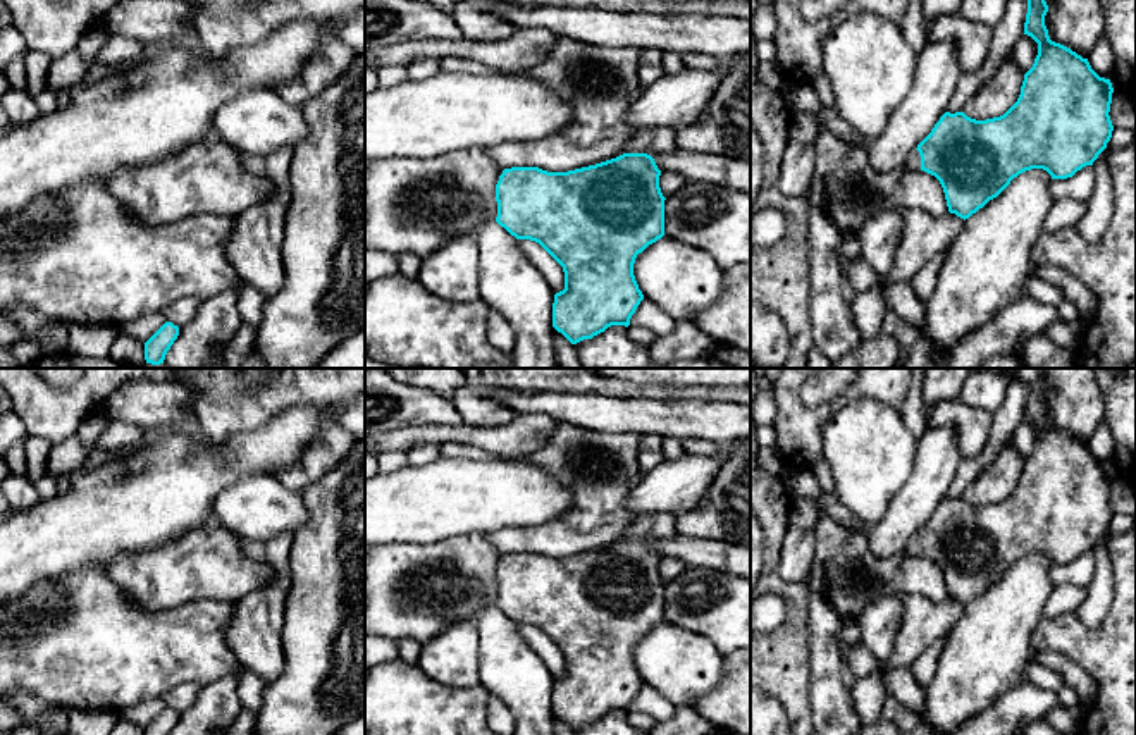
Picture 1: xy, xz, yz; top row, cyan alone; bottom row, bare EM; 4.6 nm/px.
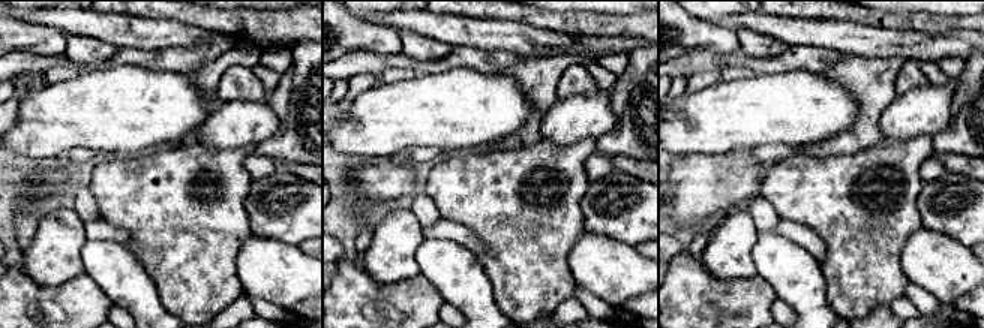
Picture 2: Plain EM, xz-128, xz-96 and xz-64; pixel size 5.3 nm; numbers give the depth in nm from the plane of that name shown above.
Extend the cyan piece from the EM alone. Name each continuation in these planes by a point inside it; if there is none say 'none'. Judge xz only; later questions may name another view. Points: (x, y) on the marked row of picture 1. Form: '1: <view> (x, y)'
1: xz (654, 142)

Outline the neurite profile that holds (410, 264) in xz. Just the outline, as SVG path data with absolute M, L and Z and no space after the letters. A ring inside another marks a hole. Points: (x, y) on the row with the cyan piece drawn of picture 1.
M403 253L403 255L398 255L398 260L399 260L399 272L404 277L417 279L423 258L413 253Z

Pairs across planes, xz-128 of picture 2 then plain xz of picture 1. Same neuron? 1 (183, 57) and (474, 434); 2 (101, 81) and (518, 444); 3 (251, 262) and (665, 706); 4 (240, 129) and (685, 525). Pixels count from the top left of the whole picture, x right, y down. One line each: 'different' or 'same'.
1: same
2: different
3: different
4: different

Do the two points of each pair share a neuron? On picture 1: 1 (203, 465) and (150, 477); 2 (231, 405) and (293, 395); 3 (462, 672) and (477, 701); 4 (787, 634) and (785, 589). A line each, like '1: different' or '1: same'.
1: same
2: same
3: different
4: same

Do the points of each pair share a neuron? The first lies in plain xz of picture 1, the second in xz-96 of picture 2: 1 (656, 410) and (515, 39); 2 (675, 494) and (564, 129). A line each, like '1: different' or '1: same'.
1: same
2: same

